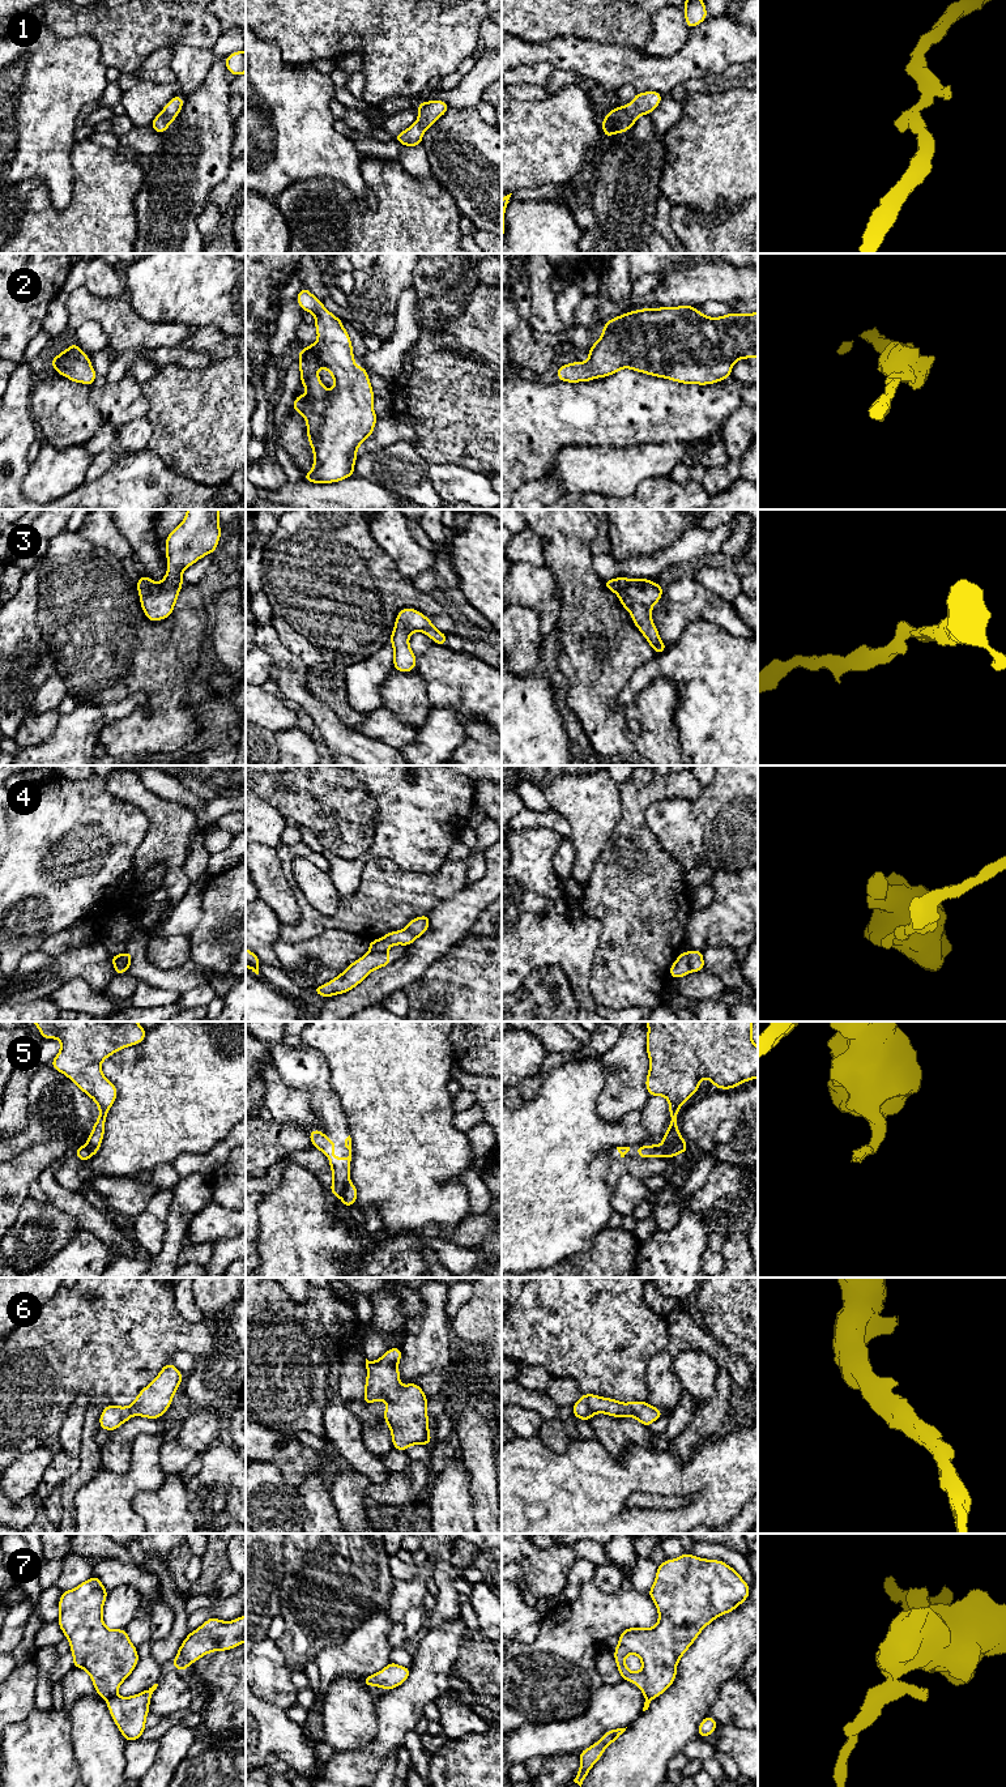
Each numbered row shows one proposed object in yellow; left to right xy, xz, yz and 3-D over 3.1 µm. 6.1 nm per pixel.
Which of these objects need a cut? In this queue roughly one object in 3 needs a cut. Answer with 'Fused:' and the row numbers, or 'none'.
Fused: 4, 5, 7

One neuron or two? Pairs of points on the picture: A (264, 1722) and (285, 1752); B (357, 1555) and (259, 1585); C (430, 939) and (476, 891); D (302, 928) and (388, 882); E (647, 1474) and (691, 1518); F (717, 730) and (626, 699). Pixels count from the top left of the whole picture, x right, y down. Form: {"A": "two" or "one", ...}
{"A": "one", "B": "two", "C": "one", "D": "one", "E": "one", "F": "one"}

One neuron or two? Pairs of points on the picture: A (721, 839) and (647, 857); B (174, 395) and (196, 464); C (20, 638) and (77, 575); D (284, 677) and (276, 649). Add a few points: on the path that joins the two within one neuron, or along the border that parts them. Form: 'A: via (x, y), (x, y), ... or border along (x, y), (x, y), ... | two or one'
A: border along (648, 827), (659, 844), (686, 871) | two
B: via (191, 412), (196, 417), (196, 447) | one
C: border along (37, 592), (38, 611), (35, 627), (43, 644) | two
D: via (284, 670), (281, 656) | one

